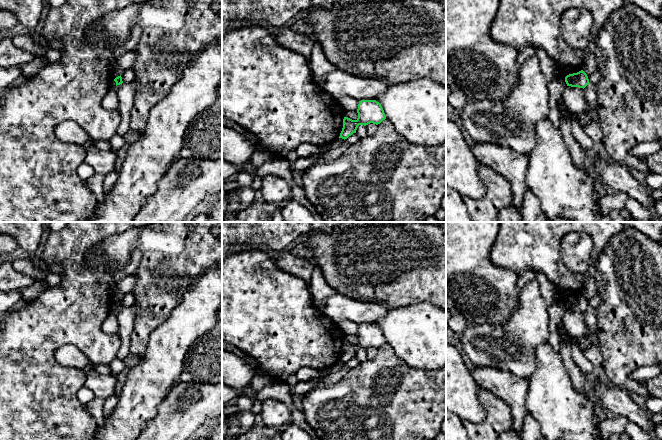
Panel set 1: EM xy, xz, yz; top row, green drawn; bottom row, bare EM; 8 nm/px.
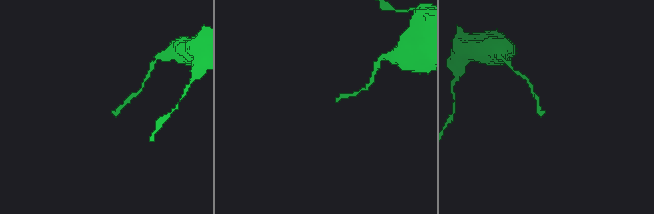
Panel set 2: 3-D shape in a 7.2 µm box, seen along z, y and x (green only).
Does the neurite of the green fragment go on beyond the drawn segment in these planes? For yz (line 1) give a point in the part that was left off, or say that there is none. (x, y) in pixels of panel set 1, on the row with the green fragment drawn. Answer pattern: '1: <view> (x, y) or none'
1: none

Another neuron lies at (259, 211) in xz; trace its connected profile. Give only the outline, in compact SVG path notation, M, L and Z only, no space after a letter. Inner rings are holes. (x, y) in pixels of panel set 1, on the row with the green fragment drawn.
M254 202L249 207L239 211L235 222L285 222L282 210L278 204Z

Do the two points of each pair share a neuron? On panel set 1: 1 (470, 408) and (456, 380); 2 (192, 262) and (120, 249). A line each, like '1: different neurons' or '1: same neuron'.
1: same neuron
2: same neuron

